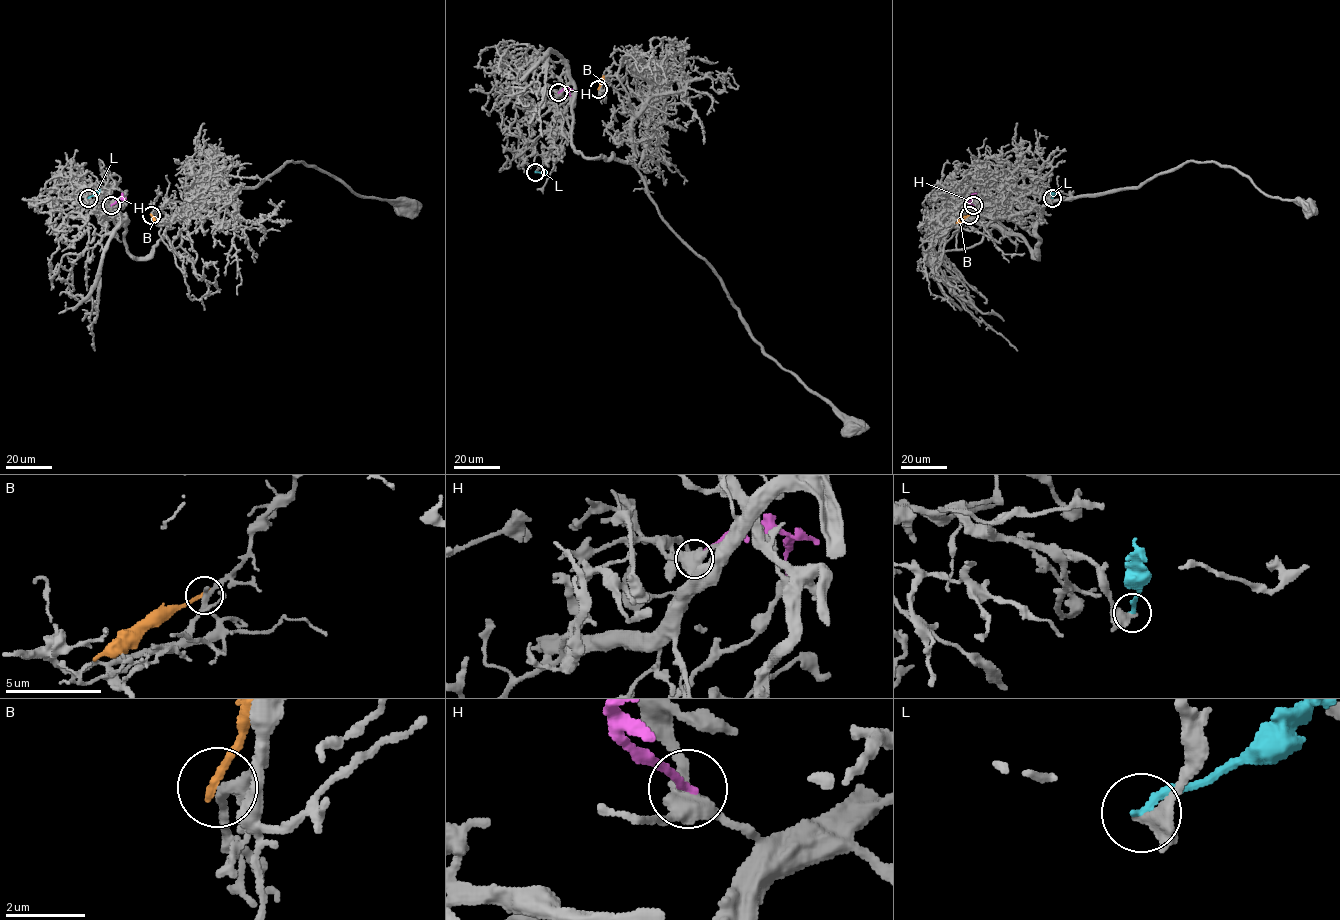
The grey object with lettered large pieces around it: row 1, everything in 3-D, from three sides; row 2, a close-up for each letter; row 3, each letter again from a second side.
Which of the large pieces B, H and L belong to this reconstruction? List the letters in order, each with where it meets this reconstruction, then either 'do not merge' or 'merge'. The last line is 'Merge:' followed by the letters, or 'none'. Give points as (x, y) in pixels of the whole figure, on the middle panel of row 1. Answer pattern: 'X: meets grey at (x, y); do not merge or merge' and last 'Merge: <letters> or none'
B: meets grey at (598, 89); do not merge
H: meets grey at (558, 92); merge
L: meets grey at (535, 172); do not merge
Merge: H

